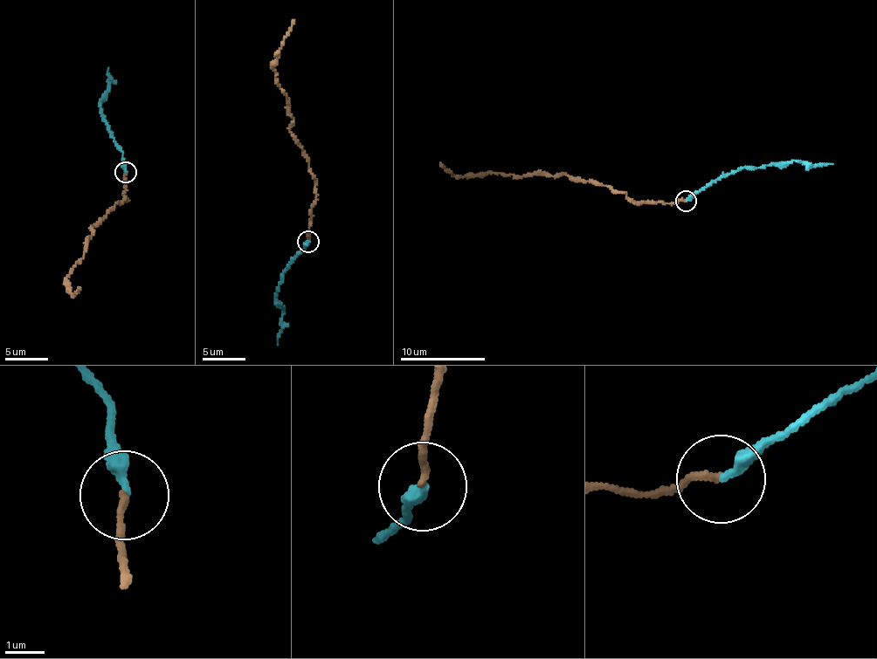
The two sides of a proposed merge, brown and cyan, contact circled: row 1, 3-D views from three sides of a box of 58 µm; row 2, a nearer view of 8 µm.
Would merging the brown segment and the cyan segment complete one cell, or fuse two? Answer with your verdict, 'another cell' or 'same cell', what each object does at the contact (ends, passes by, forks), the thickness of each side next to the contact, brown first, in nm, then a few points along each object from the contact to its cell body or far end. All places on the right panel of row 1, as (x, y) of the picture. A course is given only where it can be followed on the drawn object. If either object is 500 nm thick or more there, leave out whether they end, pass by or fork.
same cell | brown ends | cyan ends | 160/280 nm | brown via (687, 200), (673, 203), (631, 201), (624, 192), (566, 175), (456, 175), (440, 164) | cyan via (687, 200), (722, 175), (745, 167), (764, 168), (794, 160), (832, 164)

